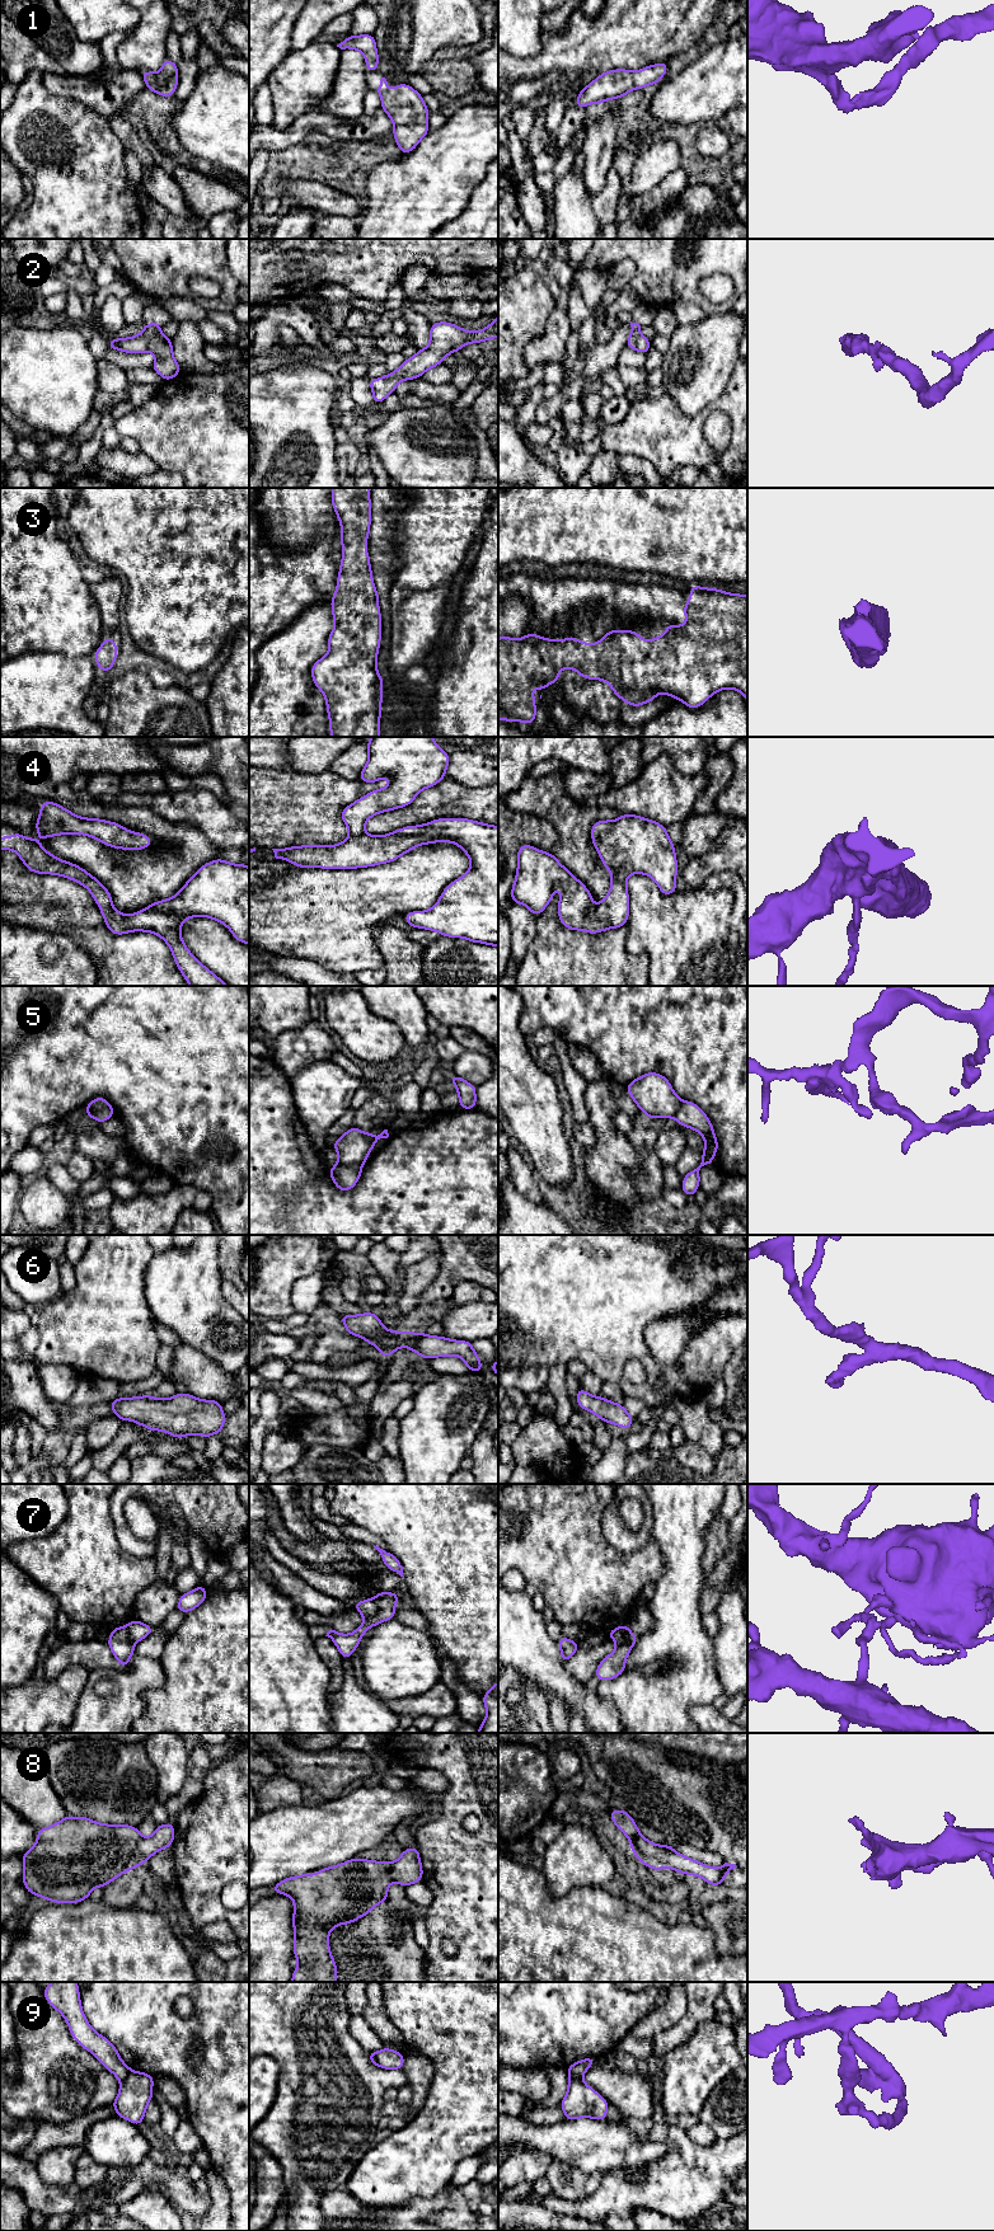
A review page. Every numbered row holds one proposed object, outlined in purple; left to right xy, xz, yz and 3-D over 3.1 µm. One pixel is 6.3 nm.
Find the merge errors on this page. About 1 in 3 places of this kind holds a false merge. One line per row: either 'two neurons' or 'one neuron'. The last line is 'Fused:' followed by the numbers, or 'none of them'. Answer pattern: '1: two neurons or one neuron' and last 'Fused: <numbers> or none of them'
1: one neuron
2: one neuron
3: one neuron
4: one neuron
5: two neurons
6: one neuron
7: two neurons
8: two neurons
9: two neurons
Fused: 5, 7, 8, 9

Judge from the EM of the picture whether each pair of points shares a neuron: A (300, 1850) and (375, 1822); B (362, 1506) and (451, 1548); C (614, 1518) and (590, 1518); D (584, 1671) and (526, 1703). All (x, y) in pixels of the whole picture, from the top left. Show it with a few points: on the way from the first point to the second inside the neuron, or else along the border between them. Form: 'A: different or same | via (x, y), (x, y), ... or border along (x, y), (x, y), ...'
A: same | via (319, 1836), (356, 1822)
B: same | via (384, 1506), (409, 1506), (430, 1526)
C: different | border along (613, 1497), (601, 1518), (603, 1536), (612, 1546)
D: different | border along (565, 1663), (565, 1667), (585, 1685)

